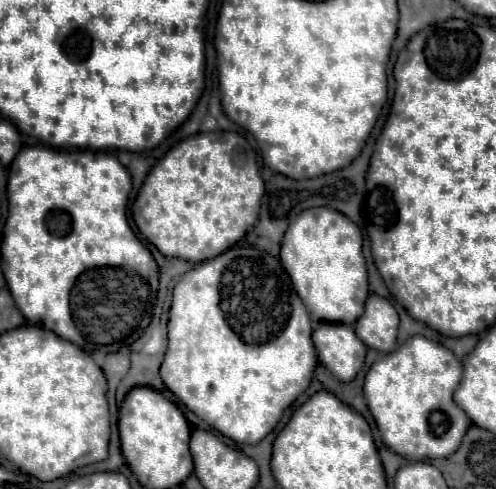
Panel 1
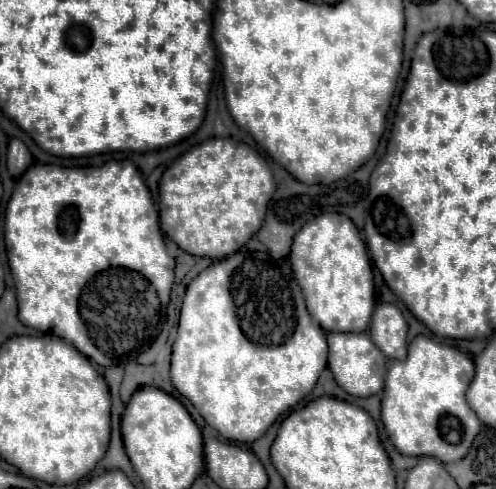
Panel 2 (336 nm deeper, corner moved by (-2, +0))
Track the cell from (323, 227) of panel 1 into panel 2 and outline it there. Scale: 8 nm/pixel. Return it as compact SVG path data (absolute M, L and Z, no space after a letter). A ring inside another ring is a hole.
M324 213L308 221L294 237L290 265L302 287L310 317L326 331L366 331L376 291L366 243L356 225L342 213Z

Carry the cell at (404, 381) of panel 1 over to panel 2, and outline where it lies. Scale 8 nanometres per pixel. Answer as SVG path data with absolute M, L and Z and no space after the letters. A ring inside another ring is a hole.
M424 335L414 337L414 341L408 345L408 357L404 361L390 361L388 373L384 381L384 395L382 395L382 423L388 431L390 441L402 455L428 455L436 457L442 463L454 463L460 461L466 451L470 449L474 437L480 433L480 419L474 415L474 411L466 403L466 387L470 385L470 379L474 377L474 363L468 355L462 351L440 345Z

